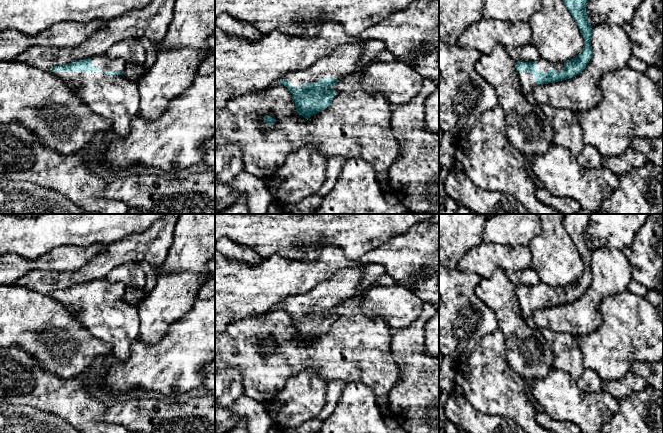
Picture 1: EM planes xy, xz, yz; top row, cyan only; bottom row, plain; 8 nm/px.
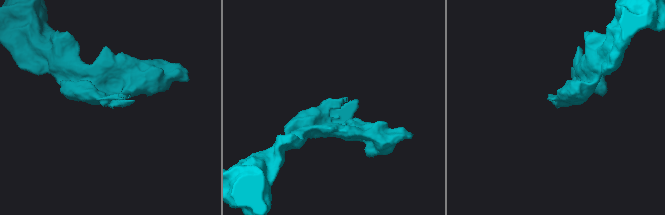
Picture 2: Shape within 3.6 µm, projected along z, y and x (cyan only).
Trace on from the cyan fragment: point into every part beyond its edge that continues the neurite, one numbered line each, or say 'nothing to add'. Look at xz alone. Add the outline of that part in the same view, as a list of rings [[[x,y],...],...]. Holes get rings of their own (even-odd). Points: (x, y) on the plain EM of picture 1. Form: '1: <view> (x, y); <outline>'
1: xz (343, 285); [[[364,266],[342,268],[331,279],[318,283],[309,292],[300,295],[289,295],[282,303],[286,303],[293,311],[304,307],[314,307],[324,301],[335,302],[339,305],[361,295],[358,286],[363,278]]]

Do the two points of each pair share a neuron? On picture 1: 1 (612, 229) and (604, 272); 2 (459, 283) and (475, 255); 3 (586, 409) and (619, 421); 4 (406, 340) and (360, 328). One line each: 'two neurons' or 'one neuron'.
1: two neurons
2: two neurons
3: two neurons
4: two neurons

